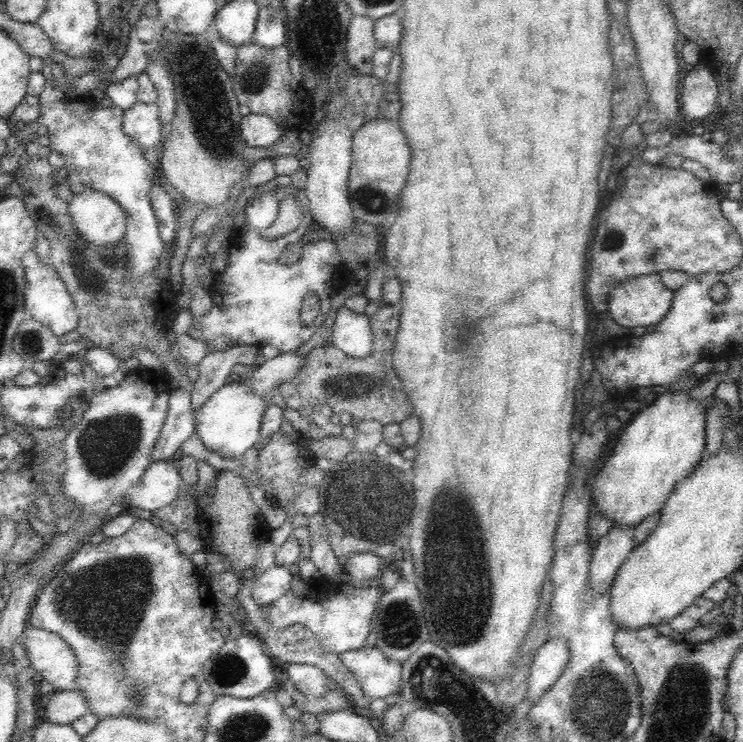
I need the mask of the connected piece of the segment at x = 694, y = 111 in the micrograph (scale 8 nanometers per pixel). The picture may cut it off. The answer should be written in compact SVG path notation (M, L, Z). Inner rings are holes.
M694 66L682 80L682 110L692 120L702 120L717 106L718 83L708 68Z

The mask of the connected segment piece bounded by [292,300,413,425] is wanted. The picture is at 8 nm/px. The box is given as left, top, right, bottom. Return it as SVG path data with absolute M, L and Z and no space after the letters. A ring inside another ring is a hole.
M398 300L396 304L380 306L370 318L372 350L364 358L352 358L335 348L333 344L314 348L306 354L304 366L301 366L296 376L292 378L293 386L302 399L299 413L305 422L309 420L316 405L328 405L332 412L339 415L348 412L353 417L354 423L372 419L383 425L399 424L413 414L413 406L402 391L402 382L392 363L401 308L401 301Z

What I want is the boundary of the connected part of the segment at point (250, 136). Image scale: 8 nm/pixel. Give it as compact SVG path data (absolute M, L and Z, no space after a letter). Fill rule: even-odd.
M249 113L241 121L242 138L253 147L264 149L276 145L285 133L269 116L263 114Z

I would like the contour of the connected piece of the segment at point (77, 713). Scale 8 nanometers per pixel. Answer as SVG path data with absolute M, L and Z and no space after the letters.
M76 690L55 691L44 707L44 718L54 724L72 724L88 711L86 699Z

